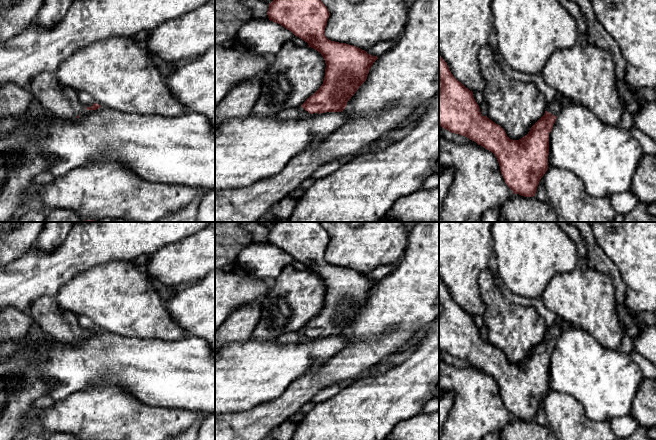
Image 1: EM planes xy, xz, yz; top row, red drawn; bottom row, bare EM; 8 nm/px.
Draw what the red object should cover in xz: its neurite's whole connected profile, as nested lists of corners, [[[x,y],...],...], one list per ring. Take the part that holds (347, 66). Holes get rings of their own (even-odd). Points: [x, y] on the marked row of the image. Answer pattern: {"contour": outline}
{"contour": [[[273,0],[269,4],[267,15],[270,21],[280,24],[307,42],[309,47],[317,50],[326,63],[325,76],[320,88],[301,106],[285,109],[272,117],[280,120],[298,120],[313,113],[343,111],[349,99],[366,81],[369,70],[378,57],[356,46],[329,40],[325,36],[325,28],[330,13],[321,0]]]}

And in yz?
{"contour": [[[439,55],[439,126],[451,133],[465,136],[491,151],[498,160],[505,183],[514,194],[519,194],[524,197],[535,196],[540,179],[548,170],[549,133],[552,131],[557,115],[563,107],[560,103],[561,98],[562,95],[558,94],[558,97],[554,101],[547,104],[544,115],[530,128],[527,135],[519,140],[512,140],[500,125],[481,114],[479,105],[474,99],[473,92],[453,76],[447,63]]]}

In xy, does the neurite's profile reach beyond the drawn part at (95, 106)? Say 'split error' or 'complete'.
split error

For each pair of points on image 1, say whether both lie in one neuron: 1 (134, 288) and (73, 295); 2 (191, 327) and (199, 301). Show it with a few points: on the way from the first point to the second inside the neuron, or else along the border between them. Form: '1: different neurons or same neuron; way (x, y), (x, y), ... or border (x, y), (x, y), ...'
1: same neuron; way (119, 294), (88, 294)
2: same neuron; way (194, 321), (199, 307)

